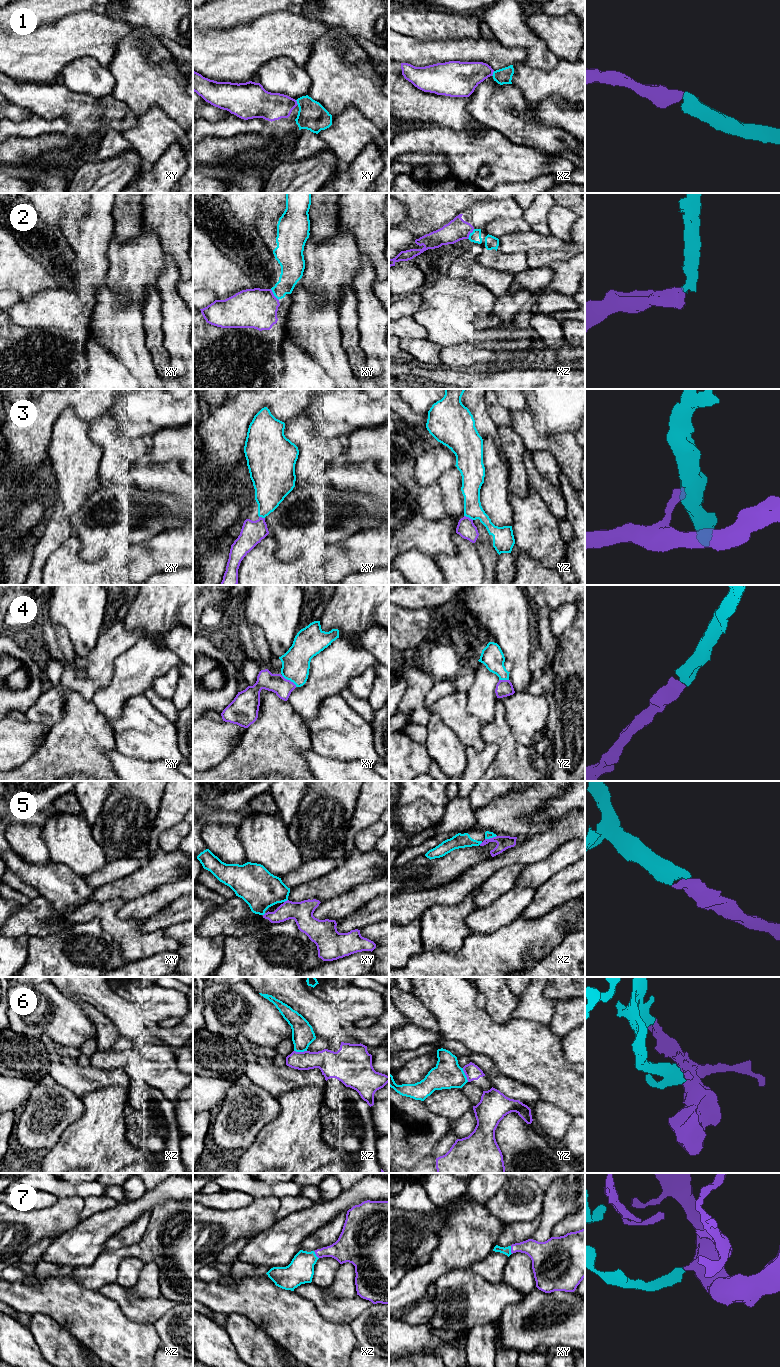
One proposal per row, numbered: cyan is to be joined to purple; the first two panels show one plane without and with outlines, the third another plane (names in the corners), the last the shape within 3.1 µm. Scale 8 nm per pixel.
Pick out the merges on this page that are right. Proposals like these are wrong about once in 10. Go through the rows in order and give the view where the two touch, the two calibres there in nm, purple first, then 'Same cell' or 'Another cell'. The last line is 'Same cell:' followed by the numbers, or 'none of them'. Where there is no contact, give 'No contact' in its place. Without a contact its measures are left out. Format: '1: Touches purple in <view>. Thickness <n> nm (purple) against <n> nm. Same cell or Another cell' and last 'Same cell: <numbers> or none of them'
1: Touches purple in xy. Thickness 220 nm (purple) against 220 nm. Same cell
2: Touches purple in xy. Thickness 320 nm (purple) against 180 nm. Another cell
3: Touches purple in yz. Thickness 150 nm (purple) against 150 nm. Same cell
4: Touches purple in xy. Thickness 150 nm (purple) against 220 nm. Same cell
5: Touches purple in xz. Thickness 110 nm (purple) against 60 nm. Same cell
6: Touches purple in yz. Thickness 120 nm (purple) against 240 nm. Same cell
7: Touches purple in xy. Thickness 190 nm (purple) against 60 nm. Same cell
Same cell: 1, 3, 4, 5, 6, 7

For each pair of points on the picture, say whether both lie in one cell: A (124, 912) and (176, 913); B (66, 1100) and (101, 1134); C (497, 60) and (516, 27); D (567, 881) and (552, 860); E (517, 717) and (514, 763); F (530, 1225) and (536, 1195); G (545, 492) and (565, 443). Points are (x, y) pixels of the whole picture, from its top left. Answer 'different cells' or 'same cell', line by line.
A: different cells
B: different cells
C: different cells
D: different cells
E: different cells
F: different cells
G: different cells

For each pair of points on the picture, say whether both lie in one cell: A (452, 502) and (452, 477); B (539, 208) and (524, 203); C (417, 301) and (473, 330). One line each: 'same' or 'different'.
A: same
B: different
C: same

